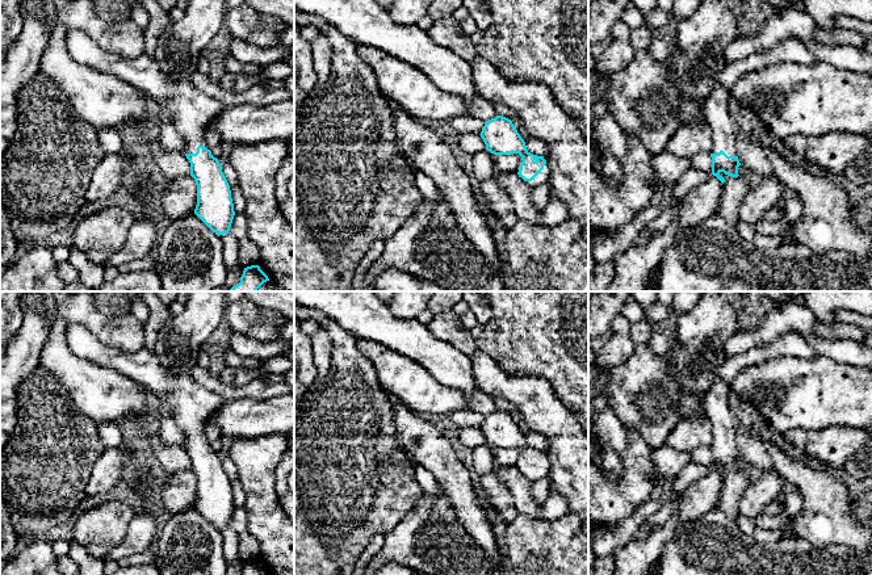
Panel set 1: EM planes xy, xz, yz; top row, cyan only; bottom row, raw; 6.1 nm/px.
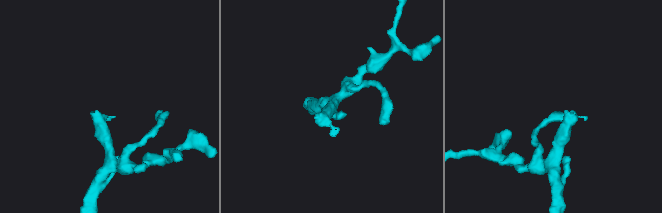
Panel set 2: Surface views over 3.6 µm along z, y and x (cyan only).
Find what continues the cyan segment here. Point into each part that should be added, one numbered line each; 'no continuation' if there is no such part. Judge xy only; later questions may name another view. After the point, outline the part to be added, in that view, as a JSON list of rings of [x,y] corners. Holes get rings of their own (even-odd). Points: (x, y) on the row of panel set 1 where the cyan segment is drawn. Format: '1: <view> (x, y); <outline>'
1: xy (192, 112); [[[68,30],[67,50],[75,62],[117,76],[164,106],[185,142],[185,154],[196,154],[198,146],[210,150],[206,131],[227,105],[204,95],[188,80],[169,77],[146,53],[137,58],[118,56],[104,51],[81,30]]]

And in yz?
1: yz (717, 114); [[[713,85],[709,96],[704,101],[704,119],[712,131],[713,147],[710,154],[721,150],[728,156],[737,156],[737,137],[730,114],[731,91],[722,85]]]

